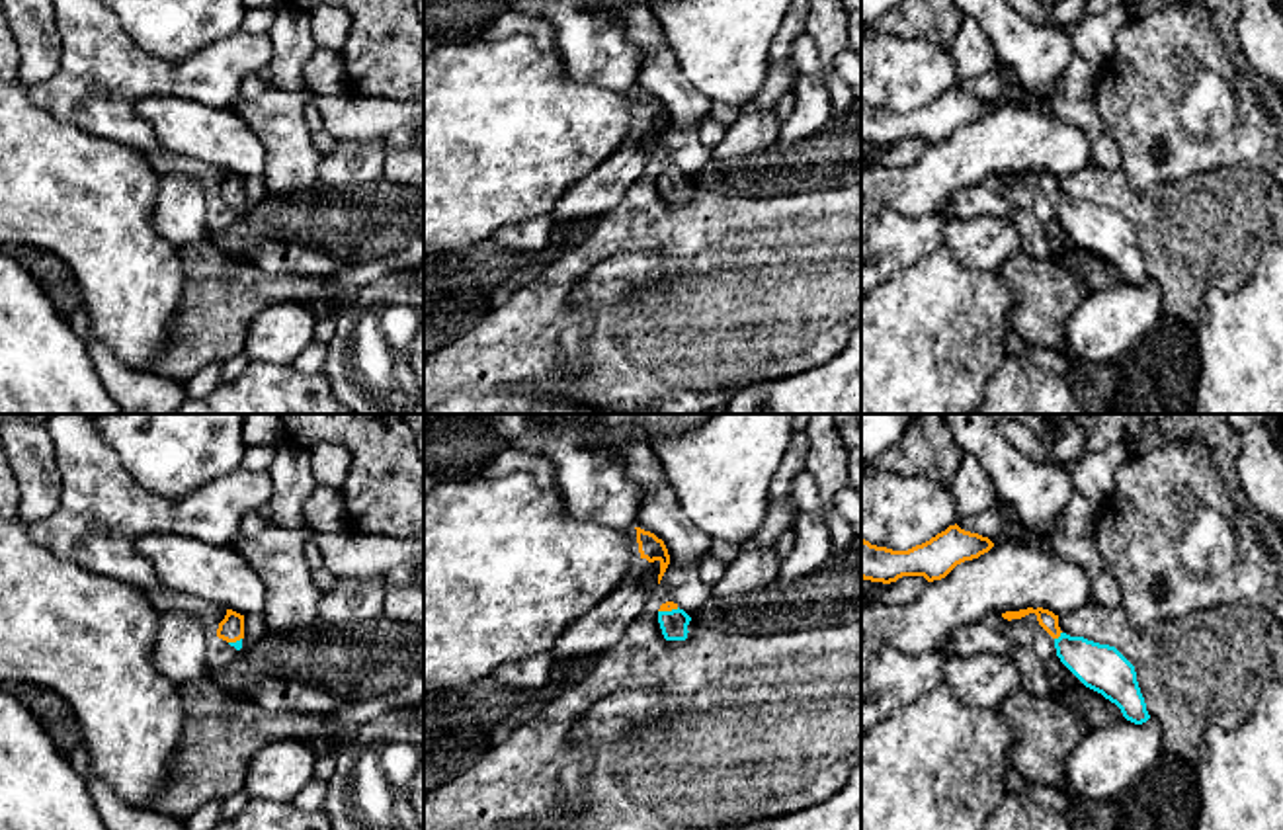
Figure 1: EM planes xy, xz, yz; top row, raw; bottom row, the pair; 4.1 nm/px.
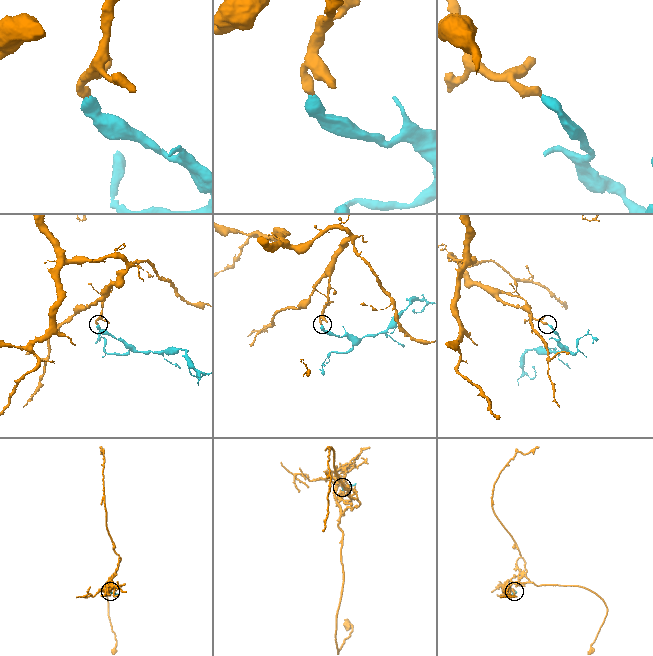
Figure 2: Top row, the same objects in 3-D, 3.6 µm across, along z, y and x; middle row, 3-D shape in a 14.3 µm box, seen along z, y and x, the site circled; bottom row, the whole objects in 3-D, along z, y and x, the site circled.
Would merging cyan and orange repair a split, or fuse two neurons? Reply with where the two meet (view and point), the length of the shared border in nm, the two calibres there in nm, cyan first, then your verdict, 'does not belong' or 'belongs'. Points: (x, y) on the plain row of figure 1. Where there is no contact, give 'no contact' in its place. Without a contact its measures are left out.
contact yz (1061, 198); length 50 nm; calibres 190 and 80 nm; belongs

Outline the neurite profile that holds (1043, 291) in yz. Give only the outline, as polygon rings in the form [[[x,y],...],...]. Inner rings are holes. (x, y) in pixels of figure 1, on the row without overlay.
[[[1023,250],[998,273],[1014,297],[1012,328],[1027,342],[1062,353],[1064,322],[1090,293],[1088,285],[1053,258],[1033,260]]]

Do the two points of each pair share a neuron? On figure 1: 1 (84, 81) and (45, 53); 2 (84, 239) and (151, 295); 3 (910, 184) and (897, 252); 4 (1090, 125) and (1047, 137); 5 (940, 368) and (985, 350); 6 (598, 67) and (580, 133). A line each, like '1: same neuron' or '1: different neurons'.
1: different neurons
2: same neuron
3: different neurons
4: different neurons
5: same neuron
6: different neurons

